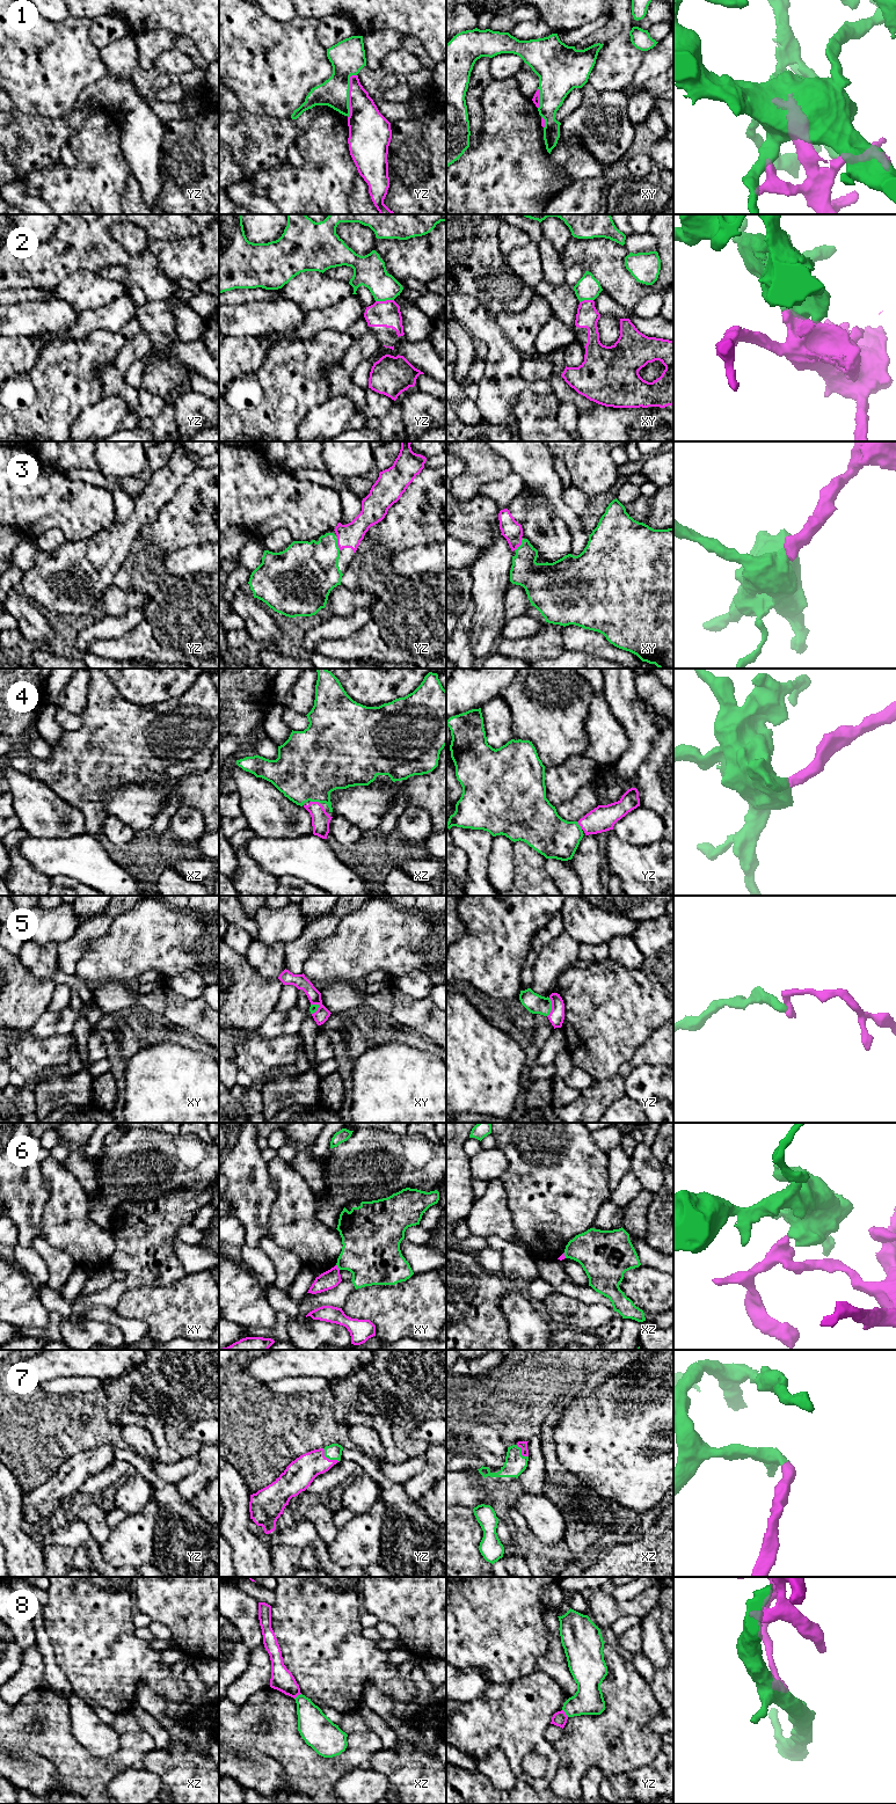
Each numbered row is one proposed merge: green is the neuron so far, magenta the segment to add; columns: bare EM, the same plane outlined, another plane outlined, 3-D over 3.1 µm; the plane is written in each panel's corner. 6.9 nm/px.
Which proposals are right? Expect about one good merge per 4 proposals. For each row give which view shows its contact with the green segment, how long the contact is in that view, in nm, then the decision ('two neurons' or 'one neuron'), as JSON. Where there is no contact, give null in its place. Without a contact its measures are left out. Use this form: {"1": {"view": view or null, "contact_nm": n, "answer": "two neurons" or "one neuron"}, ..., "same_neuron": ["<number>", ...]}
{"1": {"view": "yz", "contact_nm": 300, "answer": "one neuron"}, "2": {"view": "yz", "contact_nm": 130, "answer": "two neurons"}, "3": {"view": "yz", "contact_nm": 80, "answer": "one neuron"}, "4": {"view": "xz", "contact_nm": 70, "answer": "one neuron"}, "5": {"view": "yz", "contact_nm": 140, "answer": "two neurons"}, "6": {"view": "xy", "contact_nm": 50, "answer": "two neurons"}, "7": {"view": "yz", "contact_nm": 150, "answer": "one neuron"}, "8": {"view": "yz", "contact_nm": 70, "answer": "two neurons"}, "same_neuron": ["1", "3", "4", "7"]}

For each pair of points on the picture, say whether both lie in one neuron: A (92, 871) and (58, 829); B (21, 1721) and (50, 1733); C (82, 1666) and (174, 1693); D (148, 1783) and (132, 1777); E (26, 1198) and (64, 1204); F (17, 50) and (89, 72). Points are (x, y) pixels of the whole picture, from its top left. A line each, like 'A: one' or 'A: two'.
A: two
B: one
C: one
D: one
E: two
F: one

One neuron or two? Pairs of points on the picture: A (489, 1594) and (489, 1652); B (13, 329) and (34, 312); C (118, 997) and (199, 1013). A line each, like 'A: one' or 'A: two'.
A: one
B: one
C: one

